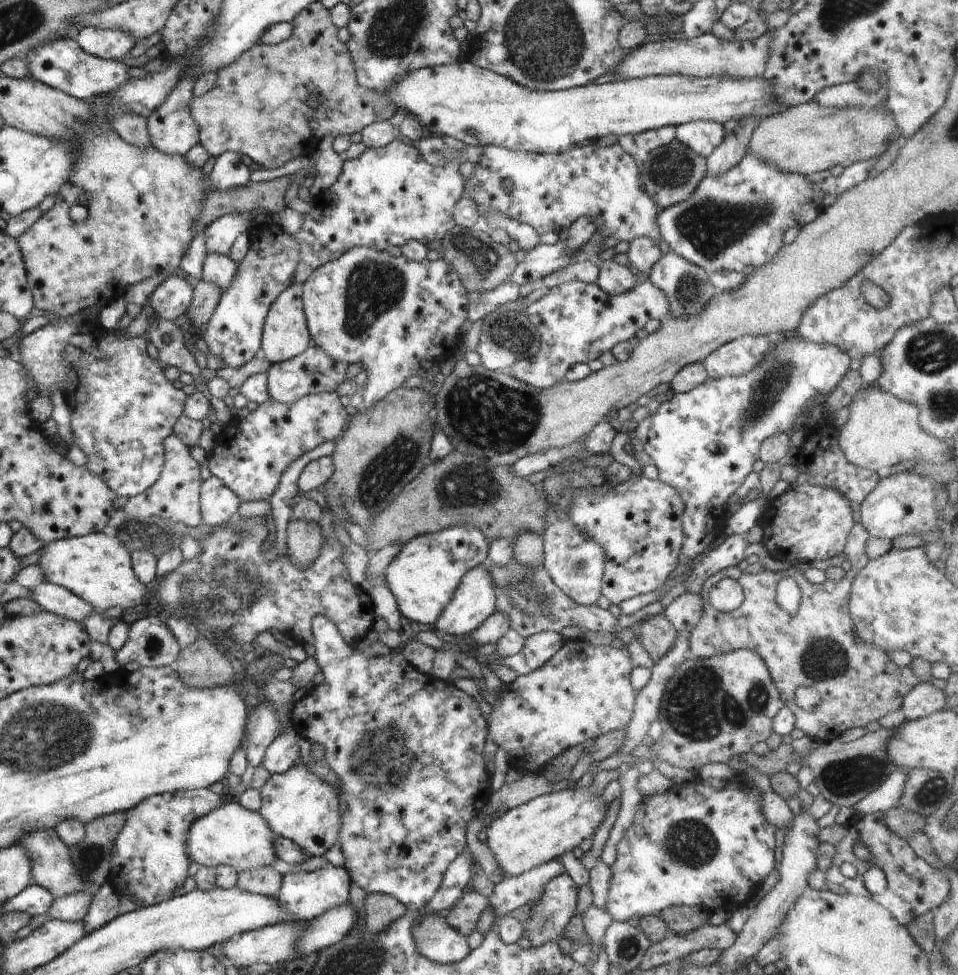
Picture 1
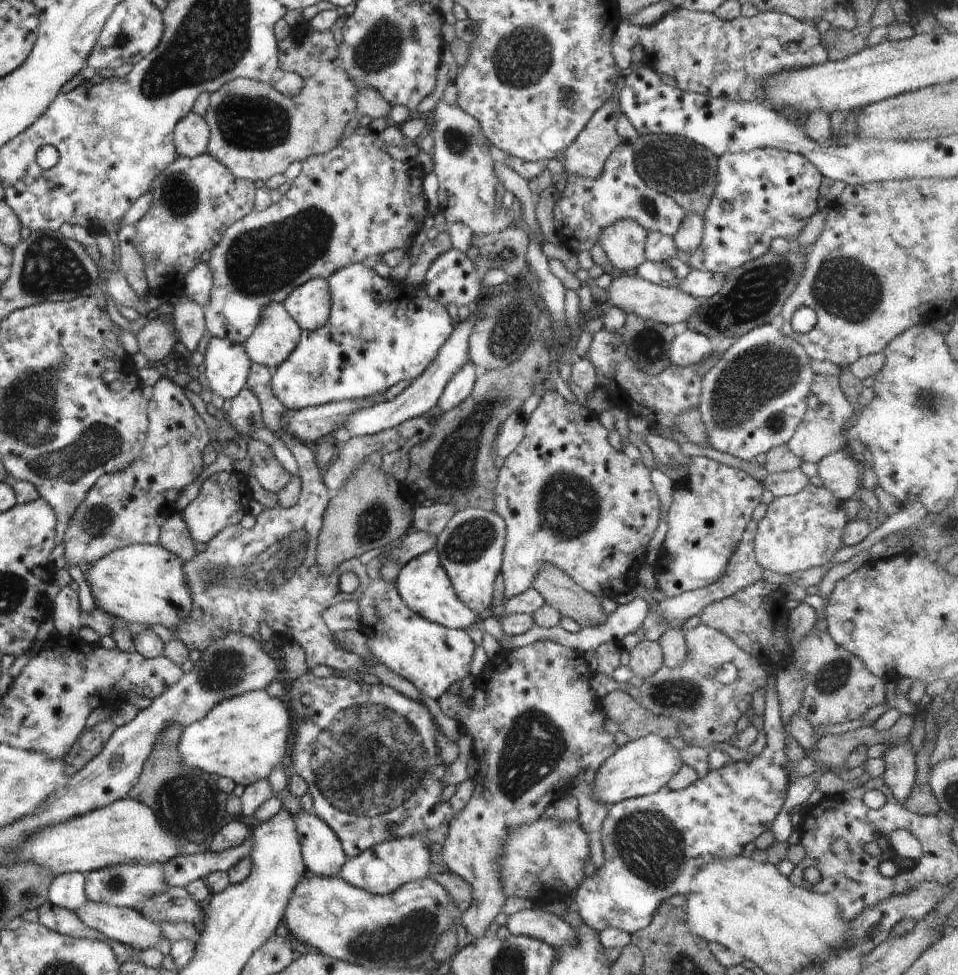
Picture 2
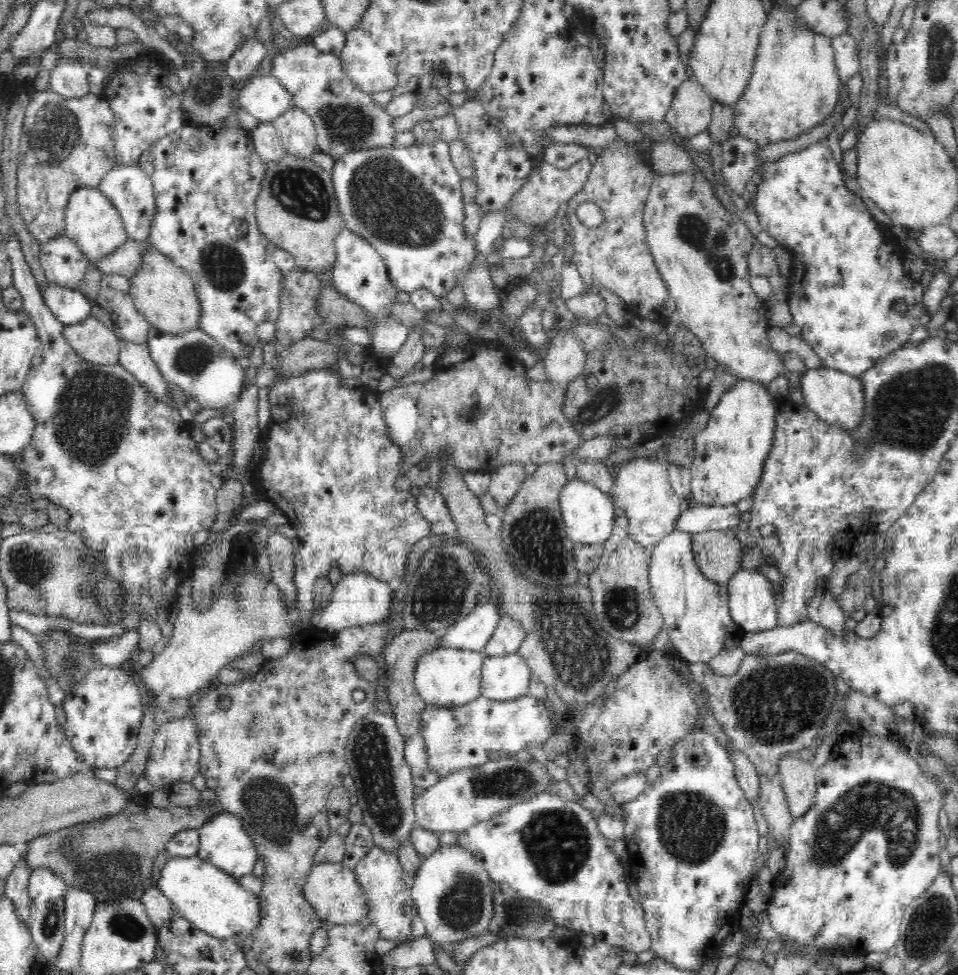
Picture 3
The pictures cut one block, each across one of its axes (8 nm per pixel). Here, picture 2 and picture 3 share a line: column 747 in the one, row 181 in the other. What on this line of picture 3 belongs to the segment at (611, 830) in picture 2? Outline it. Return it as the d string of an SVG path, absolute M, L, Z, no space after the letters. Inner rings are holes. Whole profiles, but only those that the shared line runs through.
M825 141L816 142L802 148L798 152L792 152L786 156L780 157L777 161L767 164L763 169L762 182L757 185L755 198L752 200L754 209L759 218L759 225L762 231L766 231L770 236L776 239L781 247L784 247L791 254L791 275L789 276L788 305L793 317L794 325L800 327L802 338L812 350L820 357L822 364L828 369L838 370L850 376L861 378L861 374L874 368L882 359L892 354L895 350L902 348L909 343L911 334L914 330L920 328L920 319L923 309L922 283L915 283L910 278L909 273L905 271L903 259L906 250L902 249L896 242L896 238L884 225L874 219L874 216L868 212L868 208L854 191L850 191L844 183L844 174L840 170L840 164L832 157L832 151L826 145ZM900 302L908 305L908 314L904 318L893 315L891 309Z

